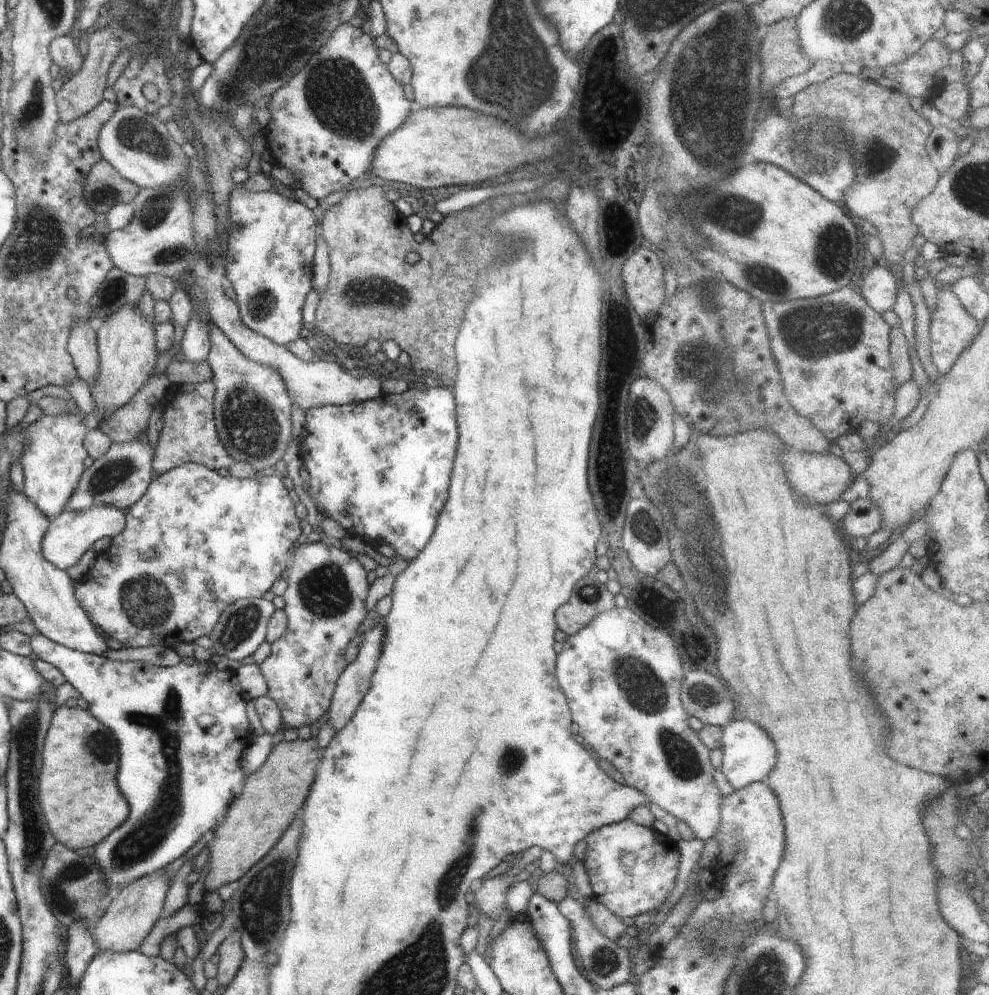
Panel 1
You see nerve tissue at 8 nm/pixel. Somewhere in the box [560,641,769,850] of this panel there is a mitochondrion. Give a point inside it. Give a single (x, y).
(643, 687)

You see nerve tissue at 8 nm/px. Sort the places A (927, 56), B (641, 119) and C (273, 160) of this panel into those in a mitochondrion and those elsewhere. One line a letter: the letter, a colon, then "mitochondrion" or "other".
A: other
B: other
C: other

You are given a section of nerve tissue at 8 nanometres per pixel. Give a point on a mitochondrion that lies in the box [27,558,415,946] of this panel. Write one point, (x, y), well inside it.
(150, 833)

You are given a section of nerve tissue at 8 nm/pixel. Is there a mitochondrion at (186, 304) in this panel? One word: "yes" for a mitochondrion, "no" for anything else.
no

